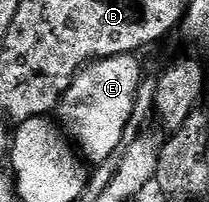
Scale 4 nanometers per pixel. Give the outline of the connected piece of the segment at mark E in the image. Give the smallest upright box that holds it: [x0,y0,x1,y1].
[56,53,141,162]

